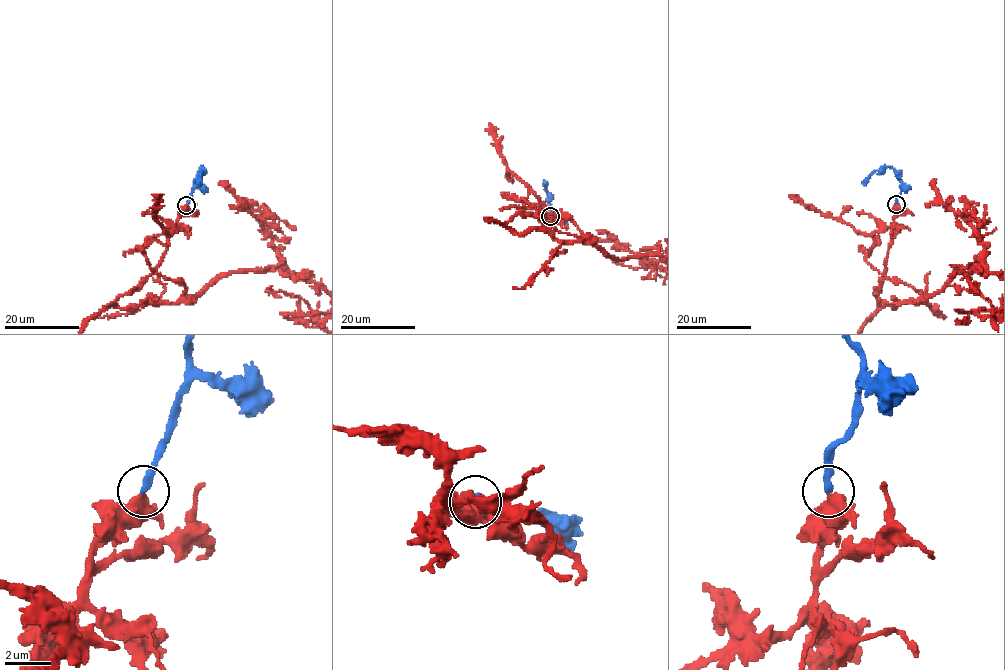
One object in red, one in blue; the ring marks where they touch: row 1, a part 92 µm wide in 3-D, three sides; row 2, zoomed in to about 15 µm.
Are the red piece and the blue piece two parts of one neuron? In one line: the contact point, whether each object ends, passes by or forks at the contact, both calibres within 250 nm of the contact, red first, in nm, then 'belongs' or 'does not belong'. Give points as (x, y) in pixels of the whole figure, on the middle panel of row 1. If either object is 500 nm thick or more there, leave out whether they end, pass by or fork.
(550, 216) | red passes by | blue ends | 440/280 nm | belongs

